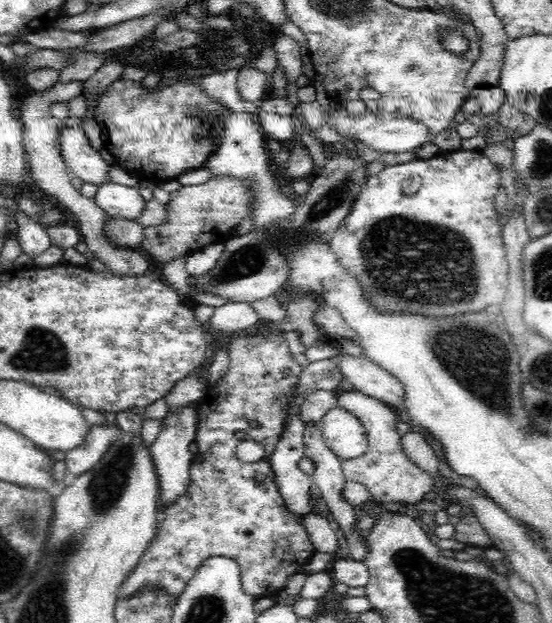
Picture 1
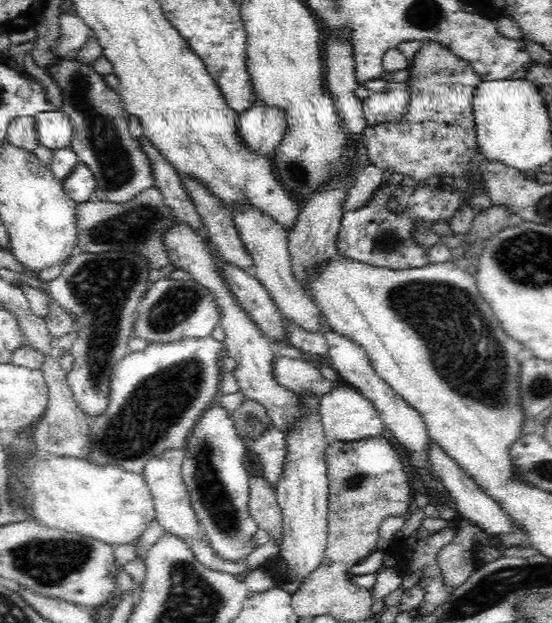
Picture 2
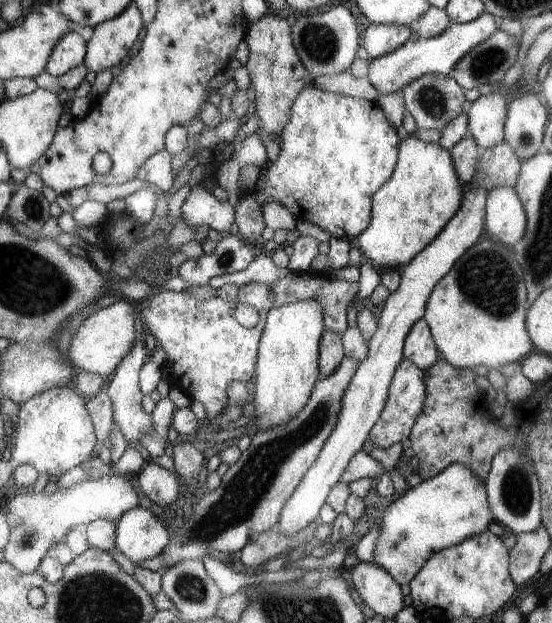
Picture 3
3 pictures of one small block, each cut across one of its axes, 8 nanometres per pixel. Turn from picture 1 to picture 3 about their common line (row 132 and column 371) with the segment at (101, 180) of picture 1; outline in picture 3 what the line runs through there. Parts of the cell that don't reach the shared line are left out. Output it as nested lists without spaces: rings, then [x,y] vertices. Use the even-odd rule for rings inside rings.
[[[485,11],[478,18],[468,23],[452,23],[442,35],[433,38],[420,38],[414,42],[407,41],[394,52],[372,59],[367,78],[381,95],[391,94],[404,89],[410,82],[427,73],[450,75],[456,62],[466,56],[474,46],[490,38],[502,26],[503,21]]]

